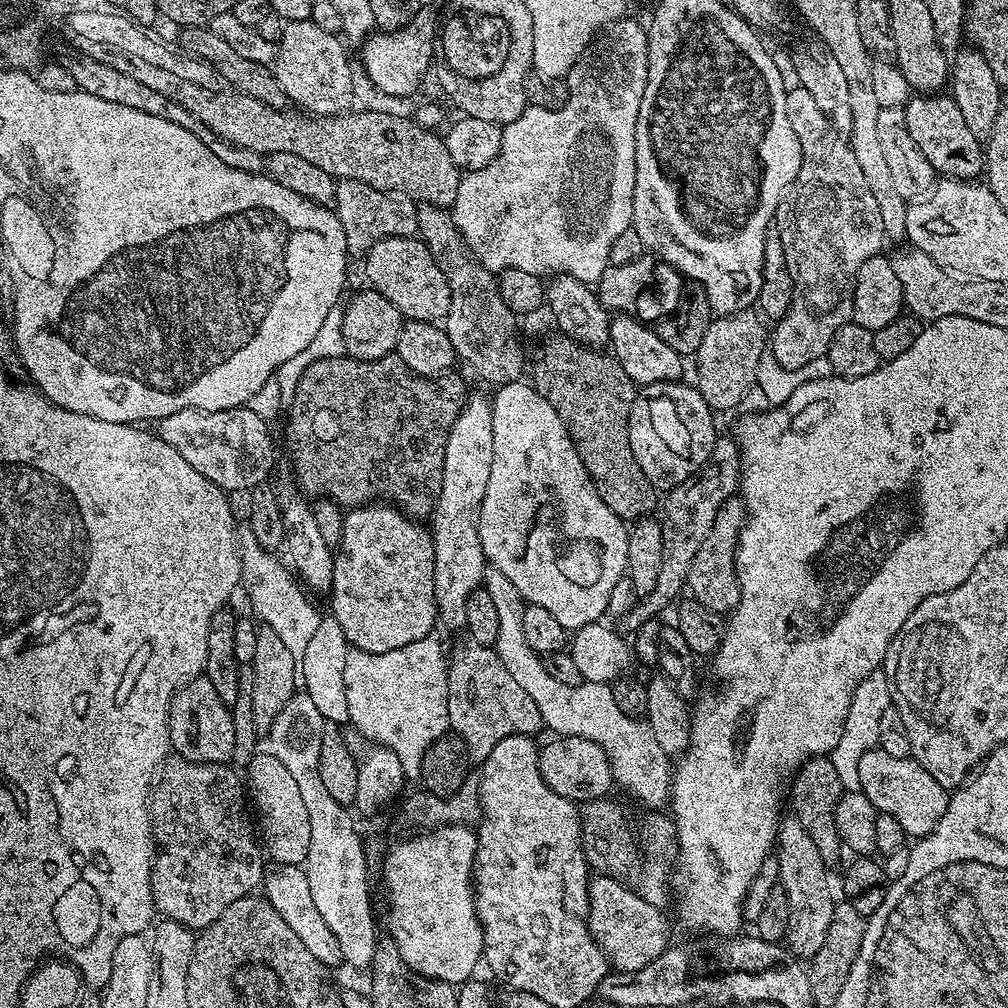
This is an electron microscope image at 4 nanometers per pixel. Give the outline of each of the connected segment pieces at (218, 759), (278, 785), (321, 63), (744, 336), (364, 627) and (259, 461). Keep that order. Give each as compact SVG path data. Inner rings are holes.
M201 674L185 679L168 707L168 743L175 755L199 764L228 764L234 750L234 722L229 705L218 698L214 682Z
M259 751L252 756L251 762L246 766L246 786L249 797L251 801L253 798L260 814L262 842L271 861L273 858L272 862L277 865L303 865L310 846L309 814L290 770L278 761L277 756L271 751Z
M311 19L285 23L274 65L276 80L285 97L301 104L304 107L301 109L308 114L335 116L347 113L353 107L352 64L348 61L347 50L345 41L339 35L326 33Z
M752 310L736 312L732 316L717 315L706 330L706 338L702 338L702 346L698 346L694 353L694 386L702 394L709 408L717 413L738 407L743 402L748 387L751 389L755 385L758 362L766 349L763 323L765 324L765 321Z
M361 506L343 517L344 529L333 562L331 615L341 623L349 645L370 654L398 650L434 632L438 624L434 594L434 542L423 523L392 506Z
M180 406L166 419L159 421L158 434L167 444L174 446L174 450L178 450L178 454L182 454L182 458L186 458L186 462L190 462L190 466L198 470L198 474L210 478L210 482L214 482L225 492L235 494L235 492L245 491L244 493L247 493L265 483L272 472L272 436L268 433L268 424L258 413L251 412L250 409L251 407L241 406L207 412Z

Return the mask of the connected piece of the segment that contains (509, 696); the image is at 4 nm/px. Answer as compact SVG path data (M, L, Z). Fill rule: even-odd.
M475 642L469 643L469 648L464 648L456 657L451 657L450 663L447 665L448 687L456 690L461 688L460 697L455 697L454 702L449 703L448 715L454 718L454 732L462 738L462 742L468 751L469 761L473 765L479 766L490 754L490 750L494 750L494 746L498 746L498 742L502 742L502 738L507 736L532 736L536 731L541 731L542 721L540 711L534 702L534 698L530 698L530 694L526 694L526 690L522 690L519 679L500 661L500 656L492 646L485 646Z

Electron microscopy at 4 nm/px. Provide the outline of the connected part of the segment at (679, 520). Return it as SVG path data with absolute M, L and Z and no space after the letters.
M717 435L714 450L710 450L710 458L698 471L686 478L678 486L667 489L662 507L658 512L660 529L662 530L662 571L658 574L658 582L650 594L639 597L636 604L622 617L622 623L629 630L641 628L648 620L655 620L660 611L671 605L685 591L690 562L694 562L694 554L698 554L698 546L706 542L706 534L710 534L710 526L714 526L714 514L722 506L724 500L737 495L740 482L740 452L731 435Z

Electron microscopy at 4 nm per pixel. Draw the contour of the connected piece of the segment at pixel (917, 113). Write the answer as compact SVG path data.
M946 94L914 96L905 105L904 117L910 138L918 145L937 175L947 179L979 179L986 168L986 154L981 139L967 129L966 118L956 100Z

